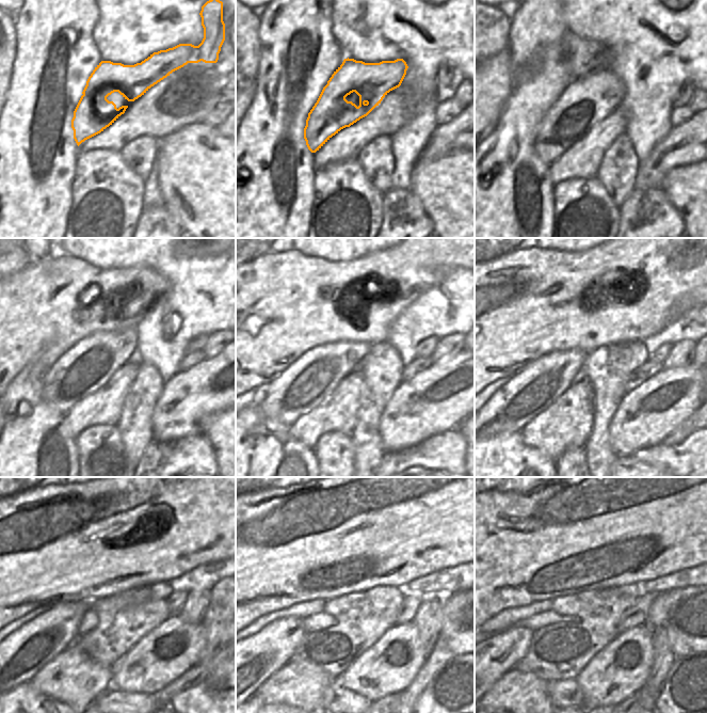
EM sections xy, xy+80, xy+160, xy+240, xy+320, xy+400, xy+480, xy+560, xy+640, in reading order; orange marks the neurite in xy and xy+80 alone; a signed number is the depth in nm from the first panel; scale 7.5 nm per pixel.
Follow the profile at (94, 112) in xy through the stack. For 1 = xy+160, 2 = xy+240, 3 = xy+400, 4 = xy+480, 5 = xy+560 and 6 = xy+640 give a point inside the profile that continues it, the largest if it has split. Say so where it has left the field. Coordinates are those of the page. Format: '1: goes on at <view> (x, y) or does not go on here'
1: goes on at xy+160 (585, 101)
2: goes on at xy+240 (83, 368)
3: goes on at xy+400 (524, 396)
4: goes on at xy+480 (23, 652)
5: goes on at xy+560 (257, 656)
6: goes on at xy+640 (500, 652)

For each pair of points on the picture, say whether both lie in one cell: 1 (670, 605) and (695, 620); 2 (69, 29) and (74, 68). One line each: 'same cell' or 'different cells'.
1: same cell
2: same cell

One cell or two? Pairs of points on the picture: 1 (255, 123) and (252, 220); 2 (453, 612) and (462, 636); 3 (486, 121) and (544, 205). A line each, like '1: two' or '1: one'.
1: one
2: one
3: two

